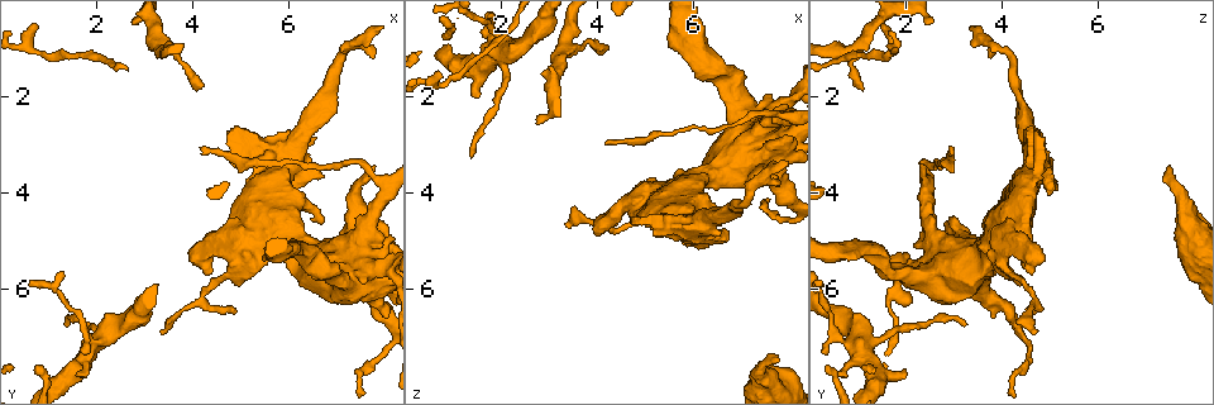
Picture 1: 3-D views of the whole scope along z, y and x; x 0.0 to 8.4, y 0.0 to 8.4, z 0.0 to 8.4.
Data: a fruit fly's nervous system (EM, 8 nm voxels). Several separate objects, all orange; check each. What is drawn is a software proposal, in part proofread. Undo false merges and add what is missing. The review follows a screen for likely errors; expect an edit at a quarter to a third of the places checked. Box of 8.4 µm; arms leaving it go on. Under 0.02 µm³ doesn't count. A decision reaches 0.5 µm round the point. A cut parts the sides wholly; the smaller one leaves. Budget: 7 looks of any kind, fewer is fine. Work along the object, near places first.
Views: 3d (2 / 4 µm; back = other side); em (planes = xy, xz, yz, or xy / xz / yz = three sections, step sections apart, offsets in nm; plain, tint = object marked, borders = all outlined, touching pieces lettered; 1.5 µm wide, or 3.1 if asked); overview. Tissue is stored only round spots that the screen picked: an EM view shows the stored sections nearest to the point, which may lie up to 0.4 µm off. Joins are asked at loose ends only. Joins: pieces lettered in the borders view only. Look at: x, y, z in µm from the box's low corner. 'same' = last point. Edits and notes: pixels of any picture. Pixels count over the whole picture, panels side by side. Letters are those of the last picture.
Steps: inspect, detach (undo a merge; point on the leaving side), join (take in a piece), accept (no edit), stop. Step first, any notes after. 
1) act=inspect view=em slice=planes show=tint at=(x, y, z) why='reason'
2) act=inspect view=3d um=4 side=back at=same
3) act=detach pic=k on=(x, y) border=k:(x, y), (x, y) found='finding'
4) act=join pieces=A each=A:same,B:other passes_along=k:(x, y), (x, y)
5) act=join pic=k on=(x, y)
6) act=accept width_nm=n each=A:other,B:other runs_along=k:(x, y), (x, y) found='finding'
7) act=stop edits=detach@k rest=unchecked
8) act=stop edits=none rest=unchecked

act=inspect view=em slice=planes show=borders at=(4.20, 1.80, 1.05) why='thin end'

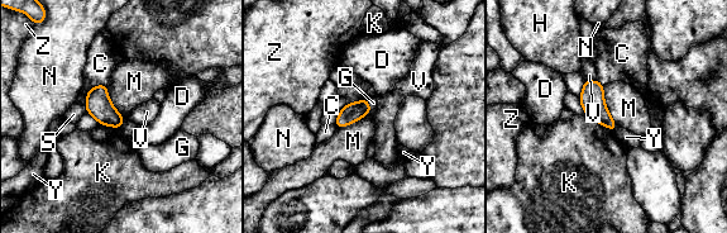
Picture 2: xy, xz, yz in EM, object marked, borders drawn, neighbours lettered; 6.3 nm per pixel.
act=accept width_nm=120 each=C:other,D:other,G:other,H:other,K:other,M:other,N:other,S:other,V:other,Y:other,Z:other border=2:(603, 86), (603, 101), (617, 127) found='no lettered piece goes on from it'

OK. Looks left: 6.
act=inspect view=em slice=planes show=borders at=(7.70, 3.55, 7.50) why='branch stops here'

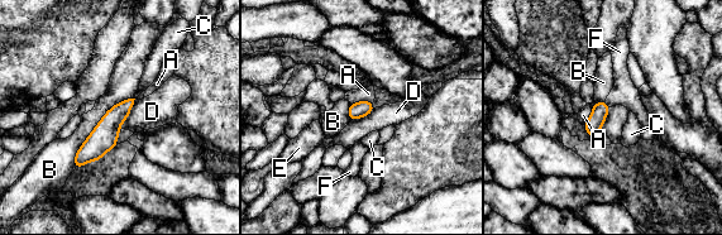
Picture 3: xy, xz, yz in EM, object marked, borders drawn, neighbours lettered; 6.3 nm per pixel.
act=accept each=A:other,B:other,C:other,D:other,E:other,F:other border=3:(135, 99), (128, 118), (119, 128) found='none of them fits'

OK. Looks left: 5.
act=inspect view=3d um=4 at=(4.80, 4.70, 4.60) why='thick end'

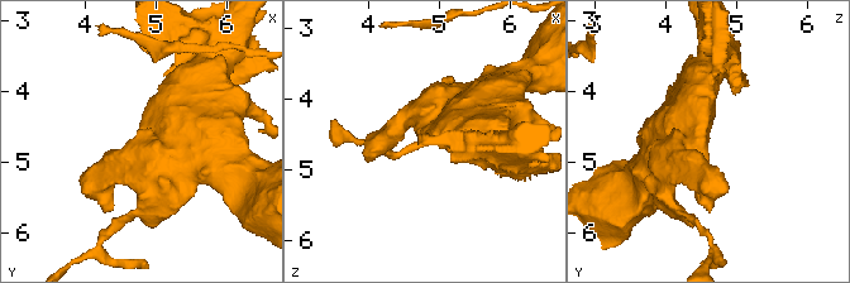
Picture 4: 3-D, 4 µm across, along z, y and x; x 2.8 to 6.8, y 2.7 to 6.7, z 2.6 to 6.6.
act=inspect view=em slice=planes show=plain at=(4.75, 4.70, 4.60)

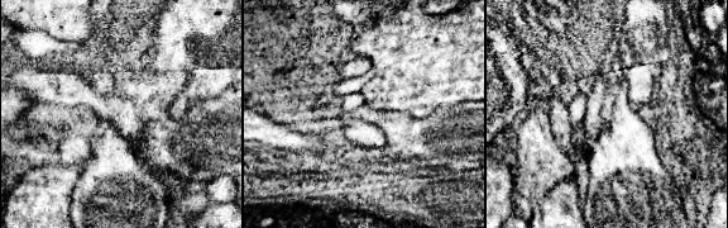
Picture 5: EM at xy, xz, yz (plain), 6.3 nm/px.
act=inspect view=em slice=planes show=borders at=same why='see the neighbours'

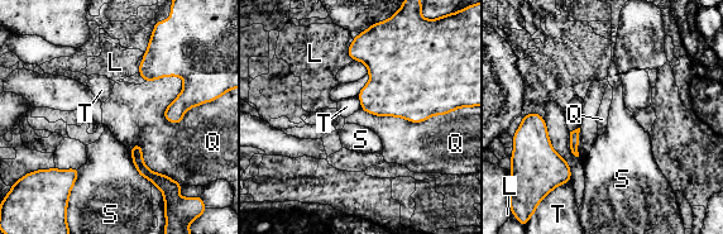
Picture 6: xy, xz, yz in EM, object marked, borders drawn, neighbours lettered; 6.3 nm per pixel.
act=accept each=L:other,Q:other,S:other,T:other runs_along=6:(137, 147), (138, 163), (166, 184) found='no lettered piece goes on from it'

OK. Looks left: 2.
act=stop edits=none rest=unchecked

